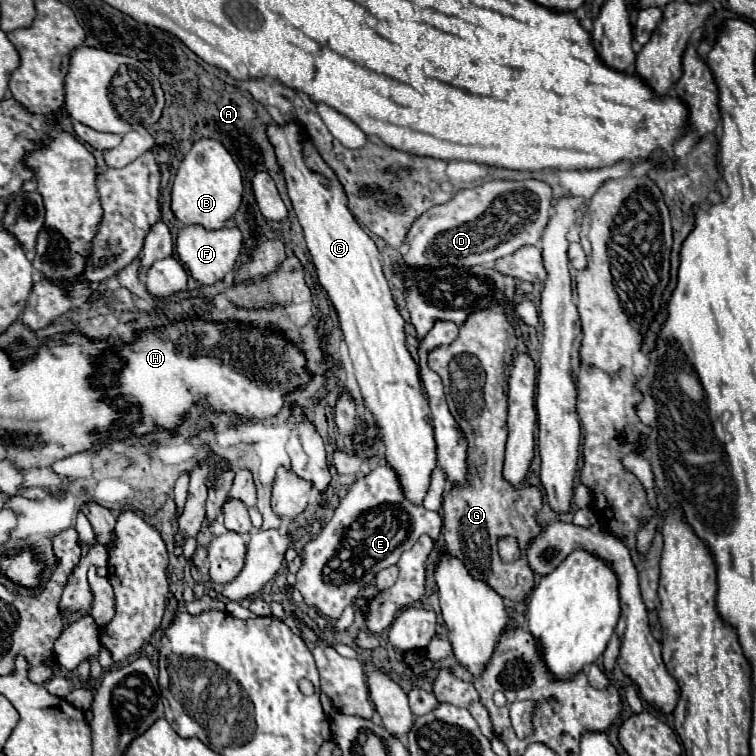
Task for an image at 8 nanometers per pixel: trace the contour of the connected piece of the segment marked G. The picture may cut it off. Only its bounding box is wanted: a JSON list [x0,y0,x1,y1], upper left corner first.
[429,306,543,604]

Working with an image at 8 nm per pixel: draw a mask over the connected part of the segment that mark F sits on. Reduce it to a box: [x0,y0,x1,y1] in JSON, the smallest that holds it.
[175,224,243,284]

